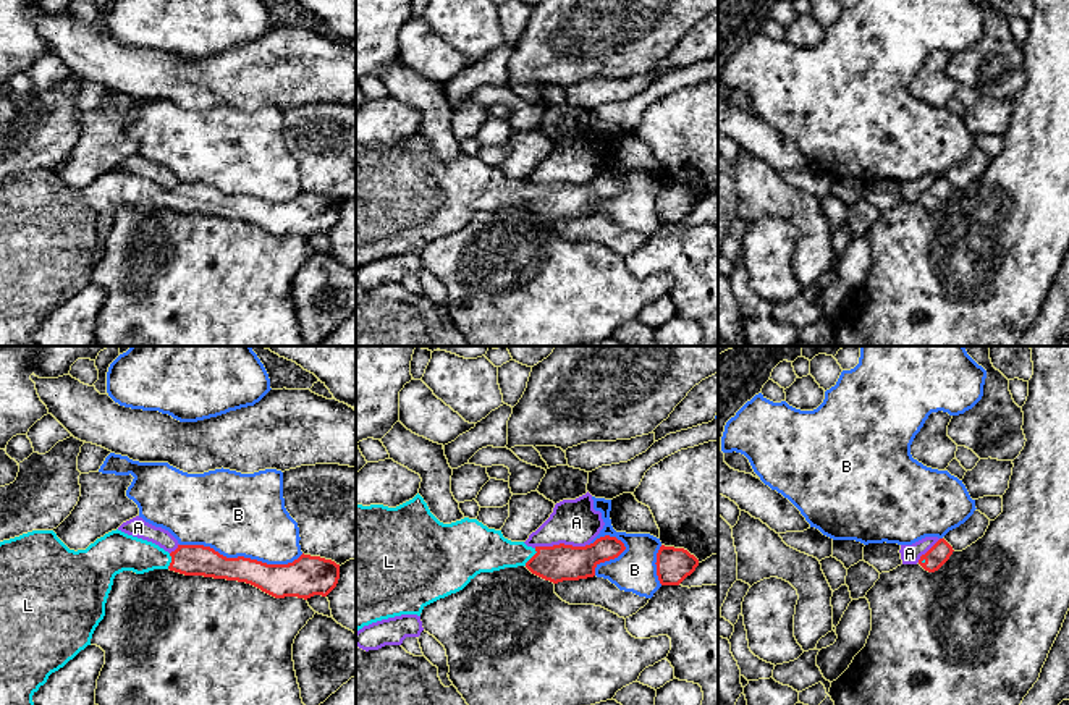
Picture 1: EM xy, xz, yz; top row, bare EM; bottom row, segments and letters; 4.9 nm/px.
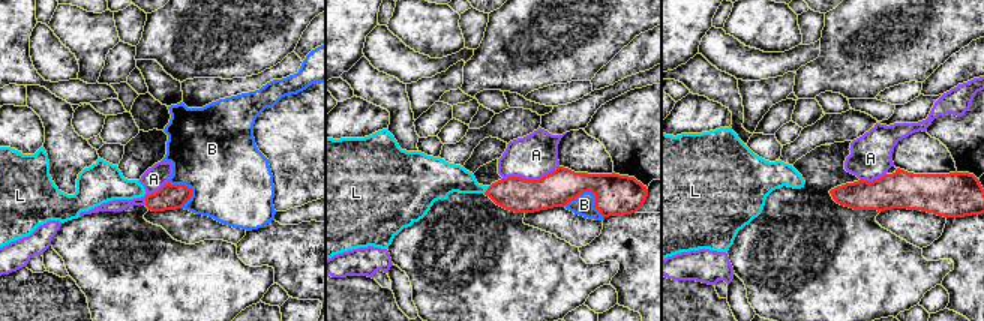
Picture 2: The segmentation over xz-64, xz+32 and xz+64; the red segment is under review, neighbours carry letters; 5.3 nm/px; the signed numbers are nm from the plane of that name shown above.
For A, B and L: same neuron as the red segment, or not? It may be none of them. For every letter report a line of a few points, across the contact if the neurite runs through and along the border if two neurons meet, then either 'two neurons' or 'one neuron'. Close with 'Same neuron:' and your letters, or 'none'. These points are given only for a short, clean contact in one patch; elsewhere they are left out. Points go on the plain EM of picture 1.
A: two neurons
B: two neurons
L: line xz (557, 201), (532, 194), (484, 188); one neuron
Same neuron: L

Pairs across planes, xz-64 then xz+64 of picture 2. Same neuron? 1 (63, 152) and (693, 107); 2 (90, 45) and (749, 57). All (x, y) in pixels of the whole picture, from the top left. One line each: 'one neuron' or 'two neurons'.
1: two neurons
2: two neurons

